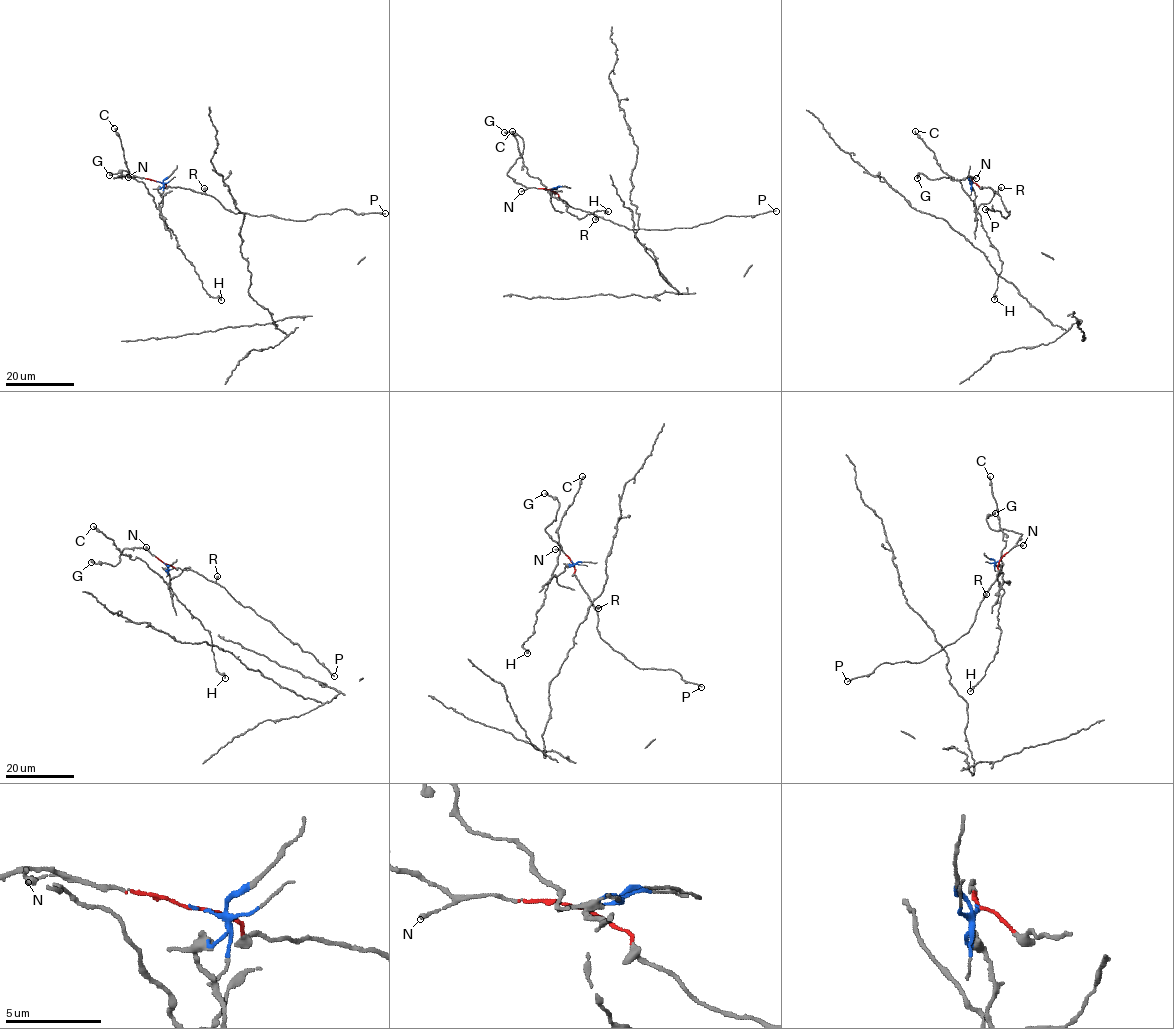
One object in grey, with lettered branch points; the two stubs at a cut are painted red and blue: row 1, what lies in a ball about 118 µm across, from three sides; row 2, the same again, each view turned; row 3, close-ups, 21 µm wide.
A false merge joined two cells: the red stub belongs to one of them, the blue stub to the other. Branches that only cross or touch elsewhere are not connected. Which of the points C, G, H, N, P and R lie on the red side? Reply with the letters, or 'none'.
G, N, P, R

